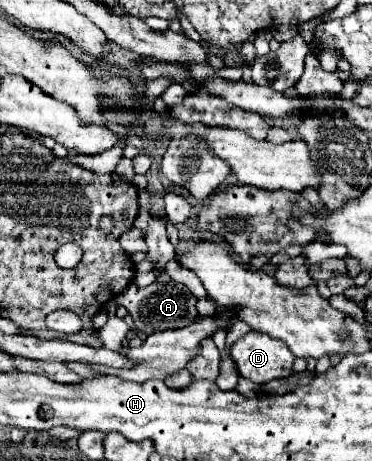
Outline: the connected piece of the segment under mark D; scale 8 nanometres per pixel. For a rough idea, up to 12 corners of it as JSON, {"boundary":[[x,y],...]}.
{"boundary":[[248,332],[230,348],[240,376],[256,384],[290,376],[282,340]]}

